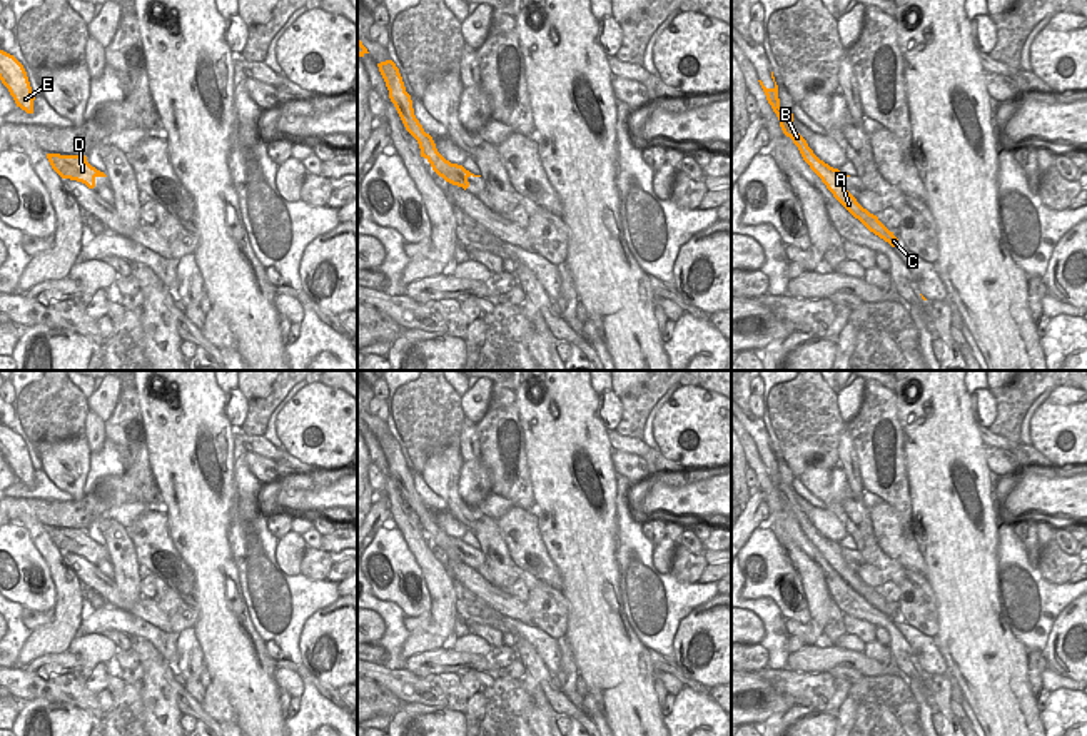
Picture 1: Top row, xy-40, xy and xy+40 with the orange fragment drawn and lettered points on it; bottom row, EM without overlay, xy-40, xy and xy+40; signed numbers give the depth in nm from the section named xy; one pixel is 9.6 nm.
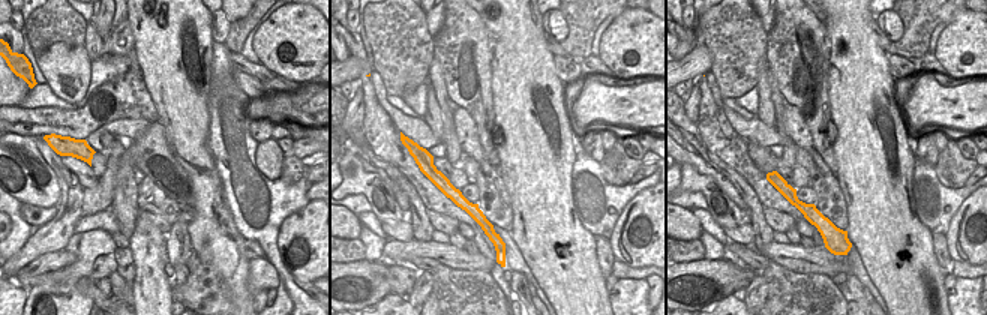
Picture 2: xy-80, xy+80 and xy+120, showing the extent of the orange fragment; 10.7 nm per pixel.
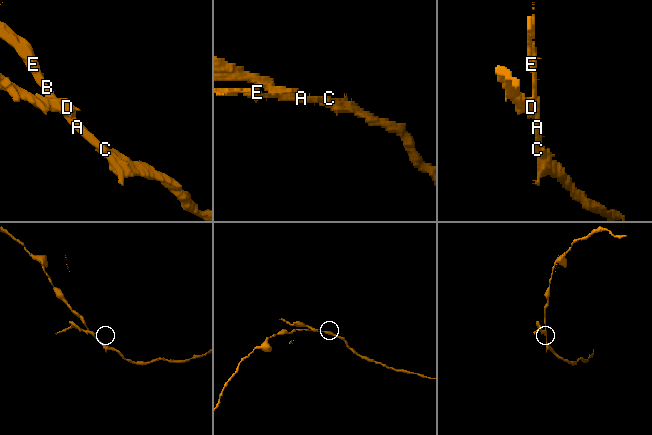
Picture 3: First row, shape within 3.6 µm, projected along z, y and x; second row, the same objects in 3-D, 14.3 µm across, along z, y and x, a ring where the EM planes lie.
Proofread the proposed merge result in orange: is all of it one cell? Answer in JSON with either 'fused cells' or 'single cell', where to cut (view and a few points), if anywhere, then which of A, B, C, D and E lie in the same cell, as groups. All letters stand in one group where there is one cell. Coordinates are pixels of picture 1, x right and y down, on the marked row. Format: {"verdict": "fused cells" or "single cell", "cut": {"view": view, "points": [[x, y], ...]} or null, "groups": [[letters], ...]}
{"verdict": "fused cells", "cut": {"view": "xy", "points": [[449, 164], [449, 174], [461, 186]]}, "groups": [["A", "B", "C", "E"], ["D"]]}

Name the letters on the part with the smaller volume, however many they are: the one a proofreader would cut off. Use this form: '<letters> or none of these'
D

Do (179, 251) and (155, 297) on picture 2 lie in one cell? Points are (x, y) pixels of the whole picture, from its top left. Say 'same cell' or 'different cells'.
different cells

